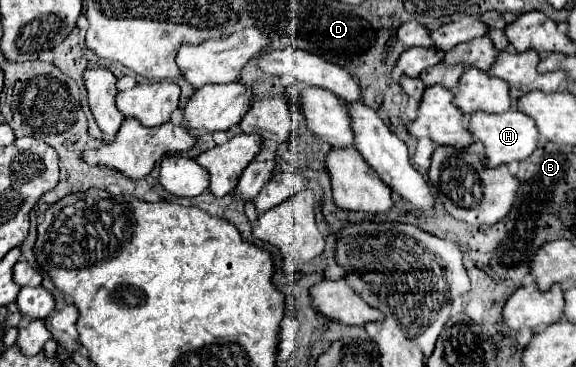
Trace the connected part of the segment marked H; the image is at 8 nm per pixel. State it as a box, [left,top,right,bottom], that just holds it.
[467,109,539,167]

